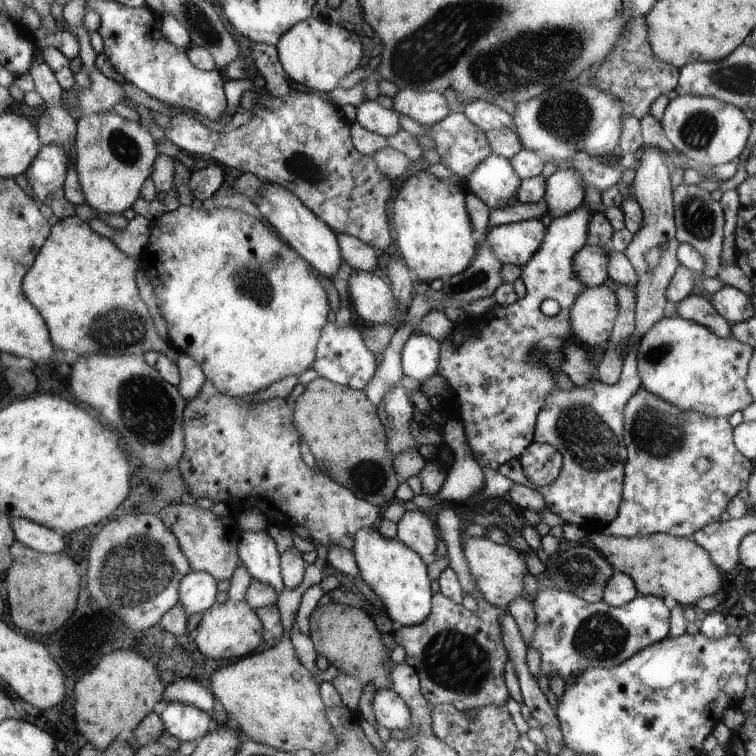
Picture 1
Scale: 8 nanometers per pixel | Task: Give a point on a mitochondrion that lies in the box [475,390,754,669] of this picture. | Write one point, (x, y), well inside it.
(587, 439)

